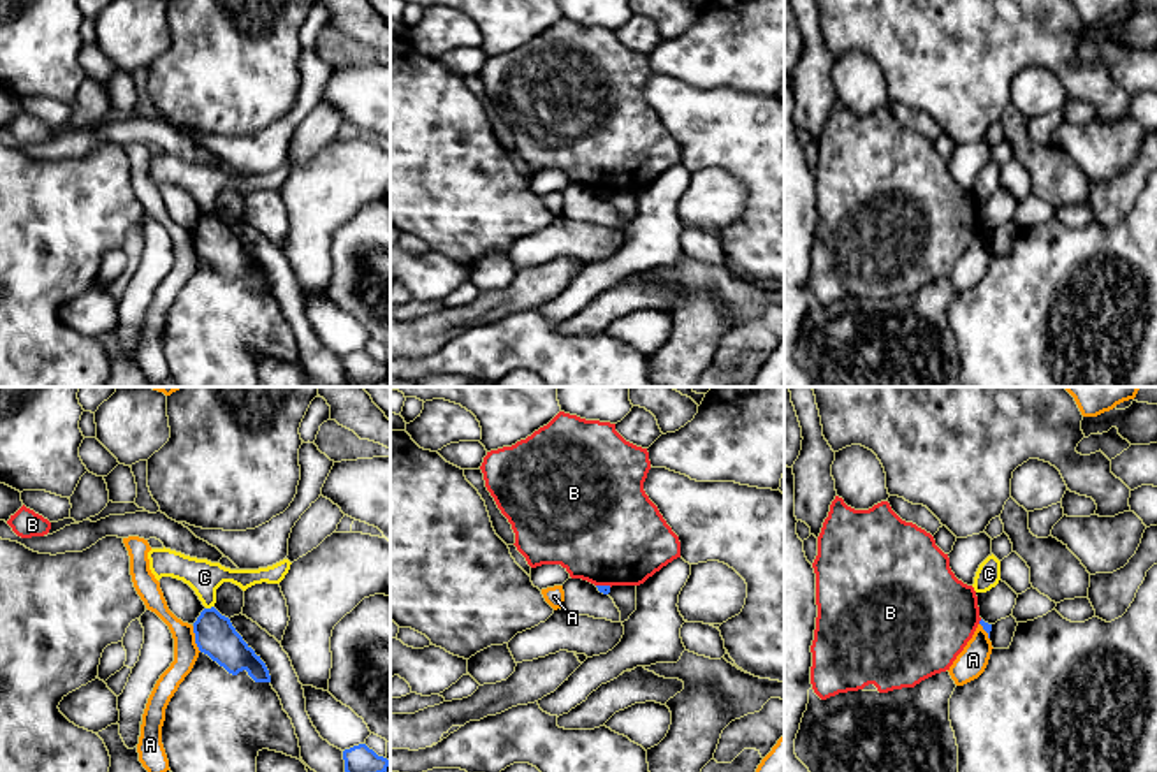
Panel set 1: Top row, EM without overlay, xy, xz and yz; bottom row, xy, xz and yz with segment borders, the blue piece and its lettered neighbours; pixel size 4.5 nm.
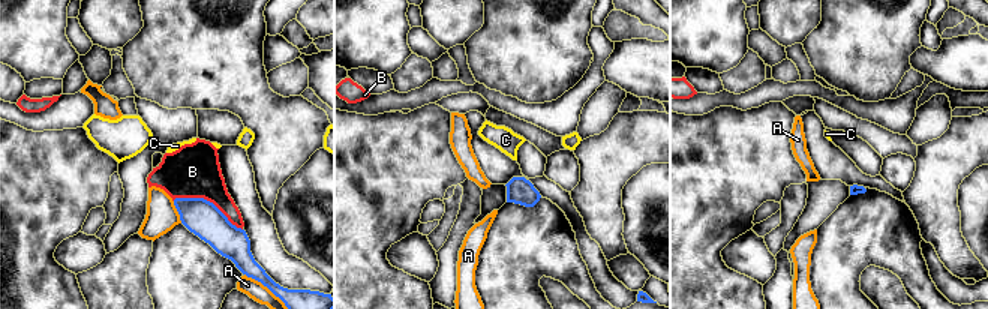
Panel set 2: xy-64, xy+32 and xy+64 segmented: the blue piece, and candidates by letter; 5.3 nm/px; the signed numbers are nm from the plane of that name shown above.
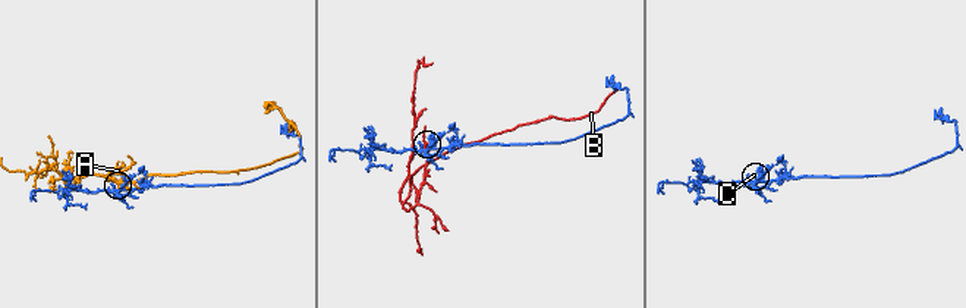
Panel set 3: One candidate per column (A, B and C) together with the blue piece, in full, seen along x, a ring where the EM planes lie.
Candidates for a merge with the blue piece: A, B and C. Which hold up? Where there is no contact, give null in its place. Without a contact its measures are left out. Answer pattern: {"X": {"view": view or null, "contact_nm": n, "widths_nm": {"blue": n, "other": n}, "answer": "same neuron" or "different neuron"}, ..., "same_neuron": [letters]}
{"A": {"view": "xy", "contact_nm": 130, "widths_nm": {"blue": 190, "other": 110}, "answer": "different neuron"}, "B": {"view": "xz", "contact_nm": 70, "widths_nm": {"blue": 50, "other": 480}, "answer": "different neuron"}, "C": {"view": "xy", "contact_nm": 40, "widths_nm": {"blue": 190, "other": 160}, "answer": "different neuron"}, "same_neuron": []}

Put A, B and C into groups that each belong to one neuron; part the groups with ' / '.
A / B / C

